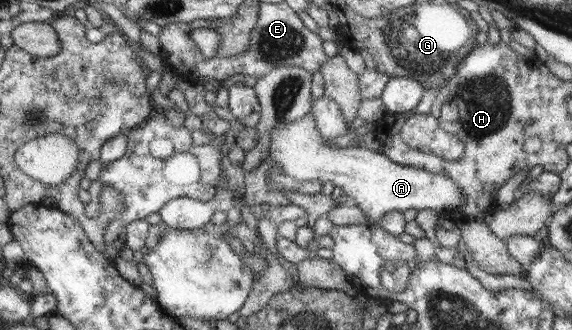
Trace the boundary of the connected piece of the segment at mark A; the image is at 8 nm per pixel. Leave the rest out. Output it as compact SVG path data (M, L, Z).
M309 112L296 122L283 122L272 129L269 146L269 158L274 165L278 166L289 177L295 180L296 184L303 181L320 179L323 183L331 181L335 187L341 187L344 195L348 195L355 206L359 206L371 220L377 222L380 217L391 211L404 212L407 209L436 209L439 214L450 213L450 209L458 209L464 202L464 195L460 192L457 184L444 173L429 173L421 168L407 167L397 164L388 159L384 154L377 153L364 146L358 147L349 143L340 142L337 147L330 147L325 144L324 137L317 129L314 115Z

